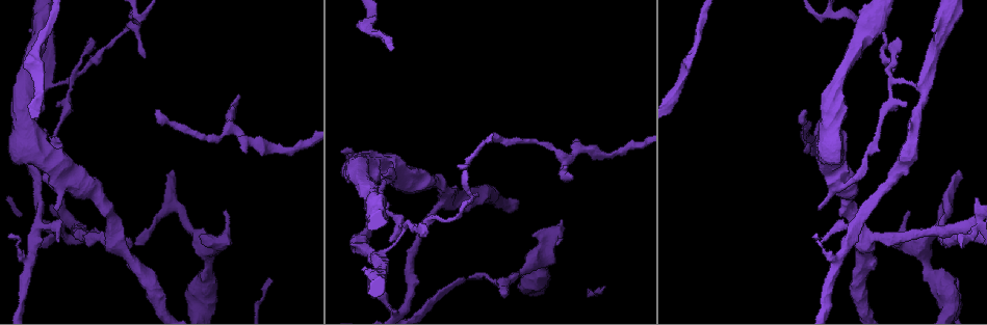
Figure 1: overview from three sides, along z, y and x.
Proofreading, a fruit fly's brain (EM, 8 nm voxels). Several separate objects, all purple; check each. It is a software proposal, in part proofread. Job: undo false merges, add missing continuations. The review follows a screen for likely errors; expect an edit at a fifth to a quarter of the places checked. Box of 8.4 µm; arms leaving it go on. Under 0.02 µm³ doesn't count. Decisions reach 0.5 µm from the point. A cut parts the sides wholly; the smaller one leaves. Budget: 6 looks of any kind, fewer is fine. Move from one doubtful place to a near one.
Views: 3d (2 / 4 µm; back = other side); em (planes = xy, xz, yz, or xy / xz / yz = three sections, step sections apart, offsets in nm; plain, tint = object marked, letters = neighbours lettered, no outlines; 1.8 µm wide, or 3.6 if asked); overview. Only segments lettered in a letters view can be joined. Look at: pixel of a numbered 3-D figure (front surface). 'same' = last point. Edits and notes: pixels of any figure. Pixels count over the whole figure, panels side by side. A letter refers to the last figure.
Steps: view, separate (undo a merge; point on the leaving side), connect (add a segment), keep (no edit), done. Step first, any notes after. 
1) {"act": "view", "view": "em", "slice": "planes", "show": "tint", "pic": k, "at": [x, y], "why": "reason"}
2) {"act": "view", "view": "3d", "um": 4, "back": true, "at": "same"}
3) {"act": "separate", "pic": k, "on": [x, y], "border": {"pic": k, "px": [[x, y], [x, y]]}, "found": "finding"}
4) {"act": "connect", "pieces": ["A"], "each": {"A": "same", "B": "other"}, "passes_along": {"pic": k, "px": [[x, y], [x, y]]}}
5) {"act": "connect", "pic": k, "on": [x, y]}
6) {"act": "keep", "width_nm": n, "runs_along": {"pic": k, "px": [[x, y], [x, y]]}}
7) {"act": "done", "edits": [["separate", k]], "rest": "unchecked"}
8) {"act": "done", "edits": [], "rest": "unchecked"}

{"act": "view", "view": "em", "slice": "xz", "step": 4, "show": "tint", "pic": 1, "at": [568, 174], "why": "free end"}

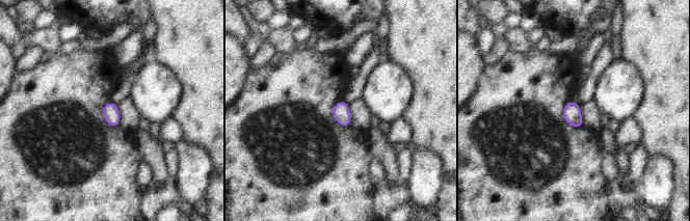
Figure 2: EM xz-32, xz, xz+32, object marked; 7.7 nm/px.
{"act": "view", "view": "em", "slice": "planes", "show": "letters", "at": "same"}

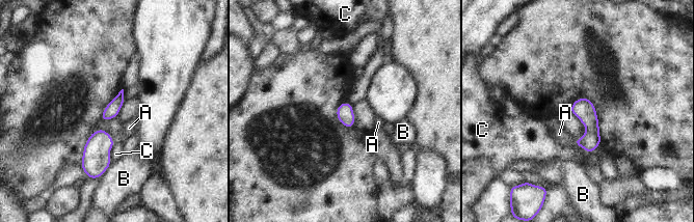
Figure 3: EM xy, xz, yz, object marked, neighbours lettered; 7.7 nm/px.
{"act": "keep", "width_nm": 110, "each": {"A": "other", "B": "other", "C": "other"}, "border": {"pic": 3, "px": [[575, 138], [572, 144]]}, "found": "none of them fits"}

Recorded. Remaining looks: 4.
{"act": "view", "view": "3d", "um": 4, "pic": 1, "at": [388, 206], "why": "a narrow waist"}

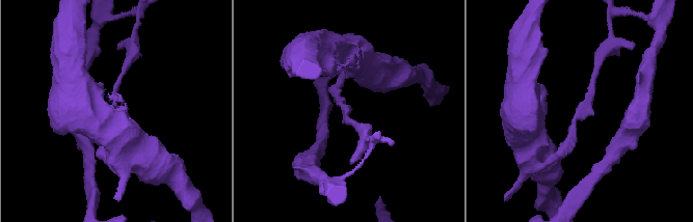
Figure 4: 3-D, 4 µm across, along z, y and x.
{"act": "view", "view": "em", "slice": "planes", "show": "letters", "pic": 4, "at": [586, 96], "why": "now the EM"}

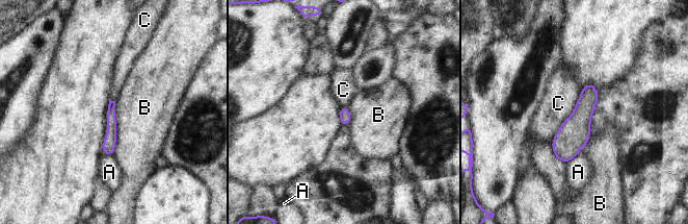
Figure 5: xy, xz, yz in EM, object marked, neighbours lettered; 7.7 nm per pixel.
{"act": "keep", "width_nm": 80, "each": {"A": "other", "B": "other", "C": "other"}, "found": "all the same neuron"}

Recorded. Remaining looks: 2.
{"act": "view", "view": "em", "um": 3.6, "slice": "xy", "step": 16, "show": "tint", "pic": 1, "at": [817, 210], "why": "free end"}

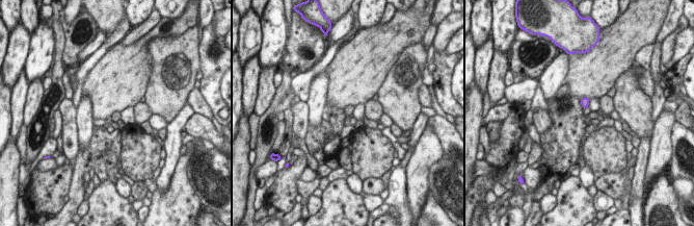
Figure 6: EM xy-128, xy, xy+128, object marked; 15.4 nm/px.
{"act": "view", "view": "em", "um": 3.6, "slice": "planes", "show": "letters", "at": "same"}

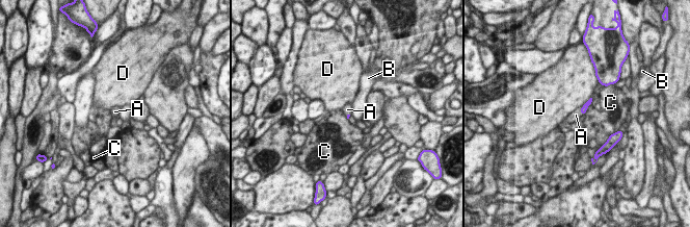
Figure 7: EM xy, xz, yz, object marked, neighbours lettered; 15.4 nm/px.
{"act": "connect", "pieces": ["A"], "each": {"A": "same", "B": "other", "C": "other", "D": "other"}, "passes_along": {"pic": 7, "px": [[583, 109], [581, 110], [576, 115]]}, "found": "the neuron continues"}

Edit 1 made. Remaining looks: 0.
{"act": "done", "edits": [["connect", 7]], "rest": "unchecked"}

